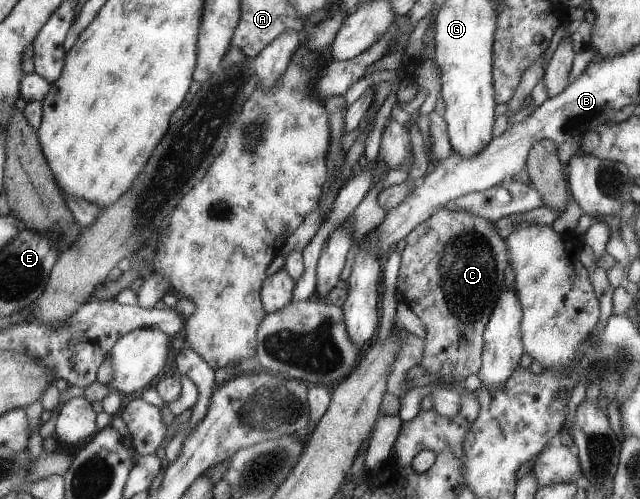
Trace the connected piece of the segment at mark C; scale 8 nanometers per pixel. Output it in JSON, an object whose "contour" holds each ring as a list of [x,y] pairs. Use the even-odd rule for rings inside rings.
{"contour":[[[443,207],[408,232],[404,241],[406,246],[401,253],[397,289],[402,292],[402,302],[420,319],[426,331],[420,362],[426,370],[424,375],[435,375],[446,382],[461,382],[470,375],[477,375],[482,365],[483,334],[495,309],[506,268],[507,246],[504,246],[504,239],[496,231],[495,222],[470,214],[468,210]]]}

